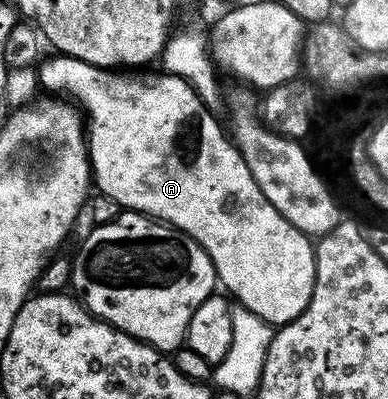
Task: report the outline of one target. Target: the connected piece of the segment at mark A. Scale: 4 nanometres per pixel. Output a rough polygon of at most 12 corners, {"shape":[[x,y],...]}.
{"shape":[[66,56],[98,193],[188,234],[278,328],[315,248],[185,79]]}

